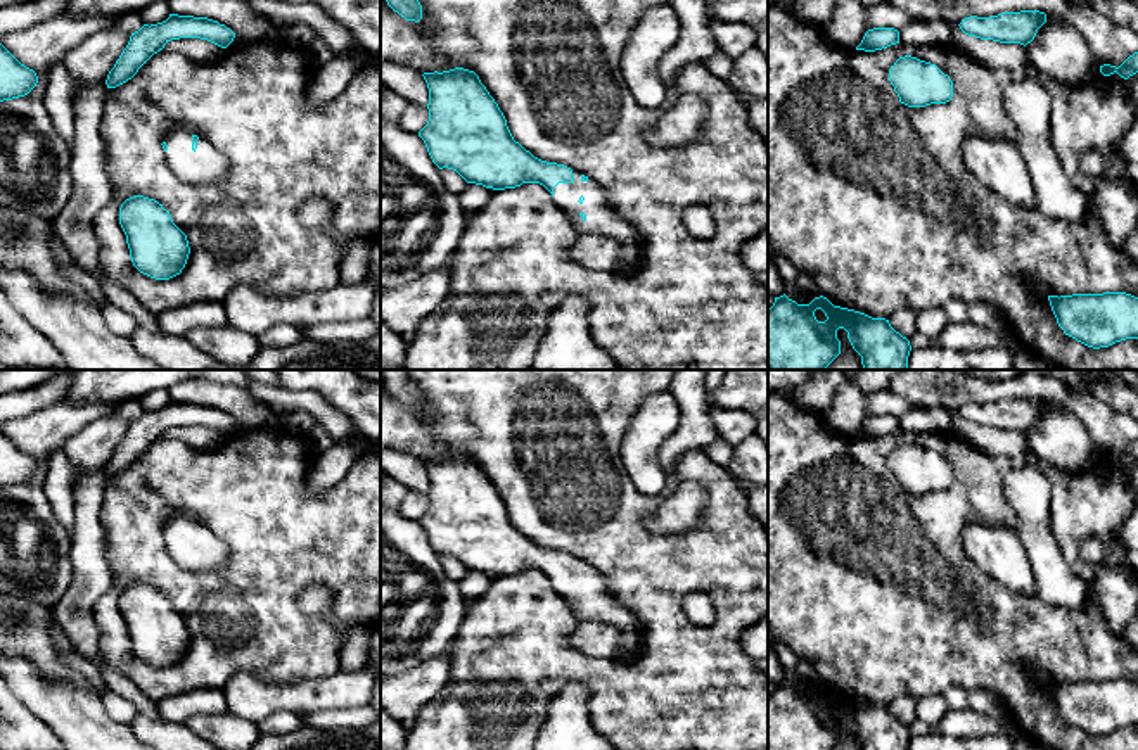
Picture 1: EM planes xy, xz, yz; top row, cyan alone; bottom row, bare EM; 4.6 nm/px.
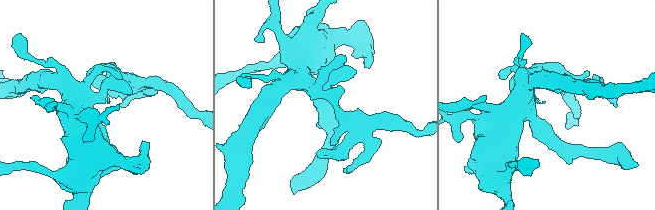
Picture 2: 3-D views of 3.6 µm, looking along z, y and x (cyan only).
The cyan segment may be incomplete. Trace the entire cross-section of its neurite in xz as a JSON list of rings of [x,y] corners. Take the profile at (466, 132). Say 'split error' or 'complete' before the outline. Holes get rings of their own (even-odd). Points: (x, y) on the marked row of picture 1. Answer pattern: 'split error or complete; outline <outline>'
split error; outline [[[455,67],[422,74],[429,88],[429,121],[419,131],[432,162],[457,171],[467,183],[493,190],[540,183],[579,235],[621,244],[617,273],[640,266],[642,238],[611,207],[605,190],[564,164],[534,157],[514,140],[507,119],[474,71]]]

